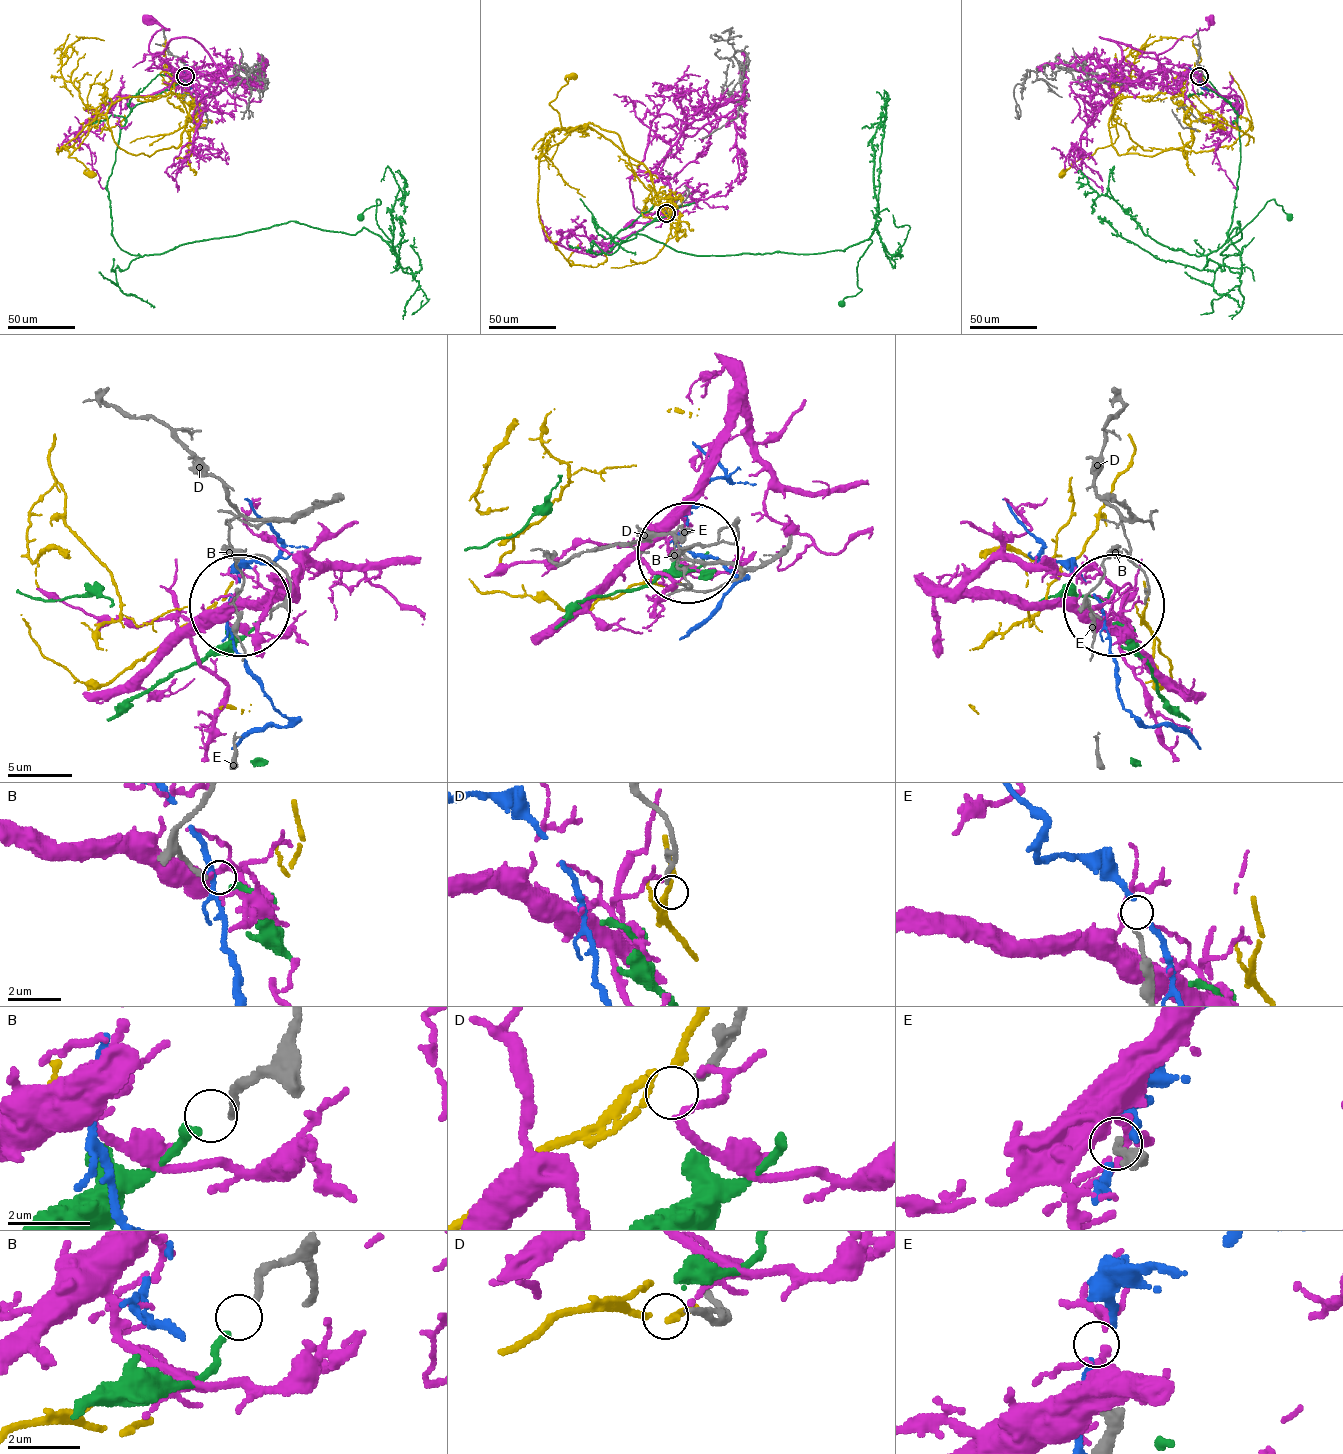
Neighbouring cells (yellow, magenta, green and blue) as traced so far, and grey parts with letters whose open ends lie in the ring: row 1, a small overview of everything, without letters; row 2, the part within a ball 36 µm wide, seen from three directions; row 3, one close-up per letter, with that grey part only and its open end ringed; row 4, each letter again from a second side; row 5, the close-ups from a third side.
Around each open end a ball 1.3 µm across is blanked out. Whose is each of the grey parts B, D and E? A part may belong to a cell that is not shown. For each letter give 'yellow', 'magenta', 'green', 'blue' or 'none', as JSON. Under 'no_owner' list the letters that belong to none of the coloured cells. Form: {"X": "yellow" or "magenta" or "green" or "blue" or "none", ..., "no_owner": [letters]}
{"B": "green", "D": "none", "E": "blue", "no_owner": ["D"]}

